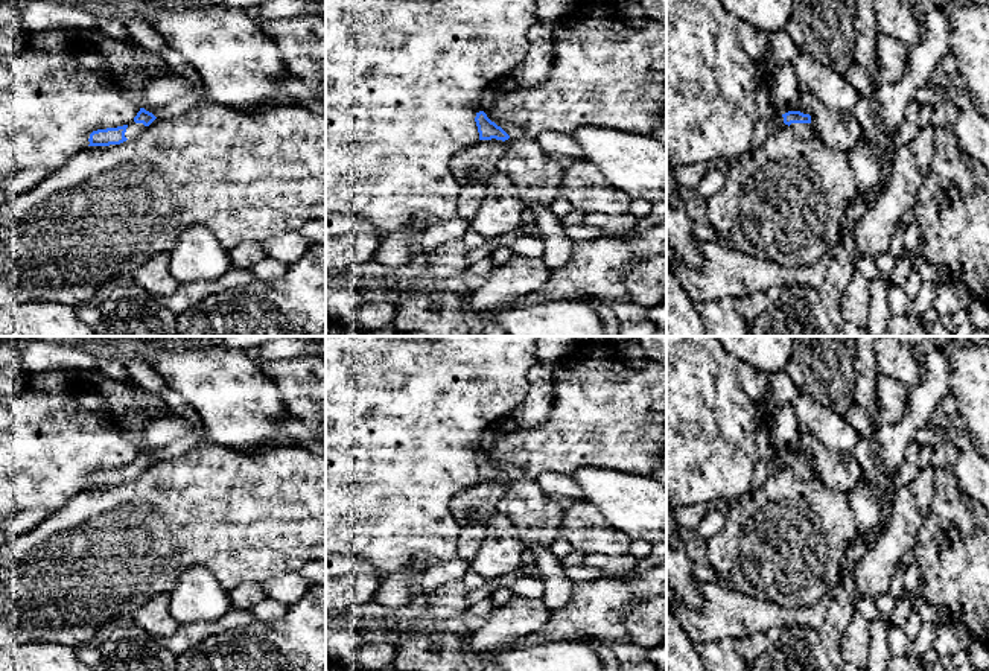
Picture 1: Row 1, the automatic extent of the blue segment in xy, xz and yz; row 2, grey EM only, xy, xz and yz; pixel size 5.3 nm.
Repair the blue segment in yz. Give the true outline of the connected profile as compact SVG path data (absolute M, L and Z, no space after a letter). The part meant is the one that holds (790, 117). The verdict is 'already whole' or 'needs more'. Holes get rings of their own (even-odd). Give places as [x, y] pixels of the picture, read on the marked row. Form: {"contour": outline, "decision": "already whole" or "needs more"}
{"contour": "M788 111L782 114L784 123L791 128L796 137L809 138L816 135L816 128L811 123L811 116L800 111Z", "decision": "needs more"}

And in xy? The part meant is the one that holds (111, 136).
{"contour": "M140 108L129 125L93 131L88 138L88 146L120 145L126 140L137 138L155 119L152 113Z", "decision": "needs more"}

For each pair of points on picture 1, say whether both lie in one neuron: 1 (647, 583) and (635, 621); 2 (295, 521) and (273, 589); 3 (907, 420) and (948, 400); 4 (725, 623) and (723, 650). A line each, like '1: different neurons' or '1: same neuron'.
1: different neurons
2: different neurons
3: different neurons
4: different neurons

